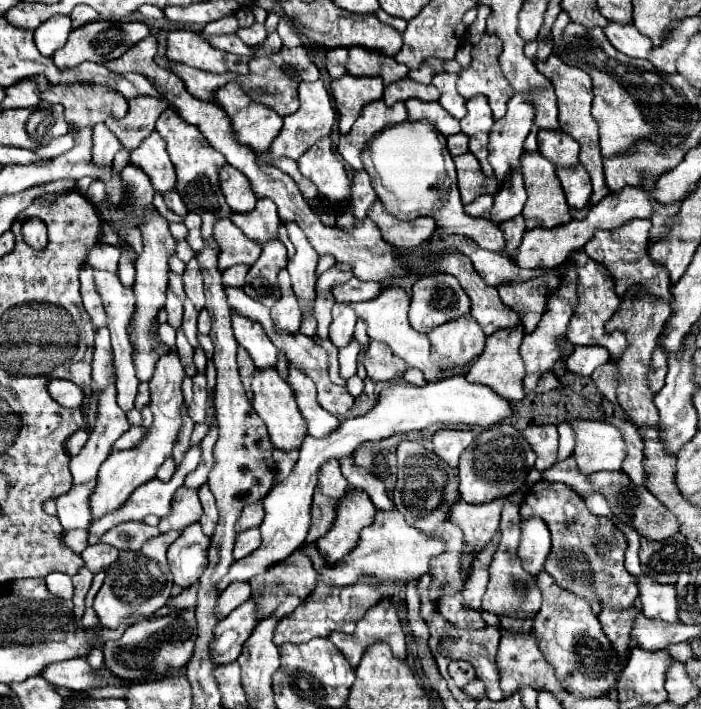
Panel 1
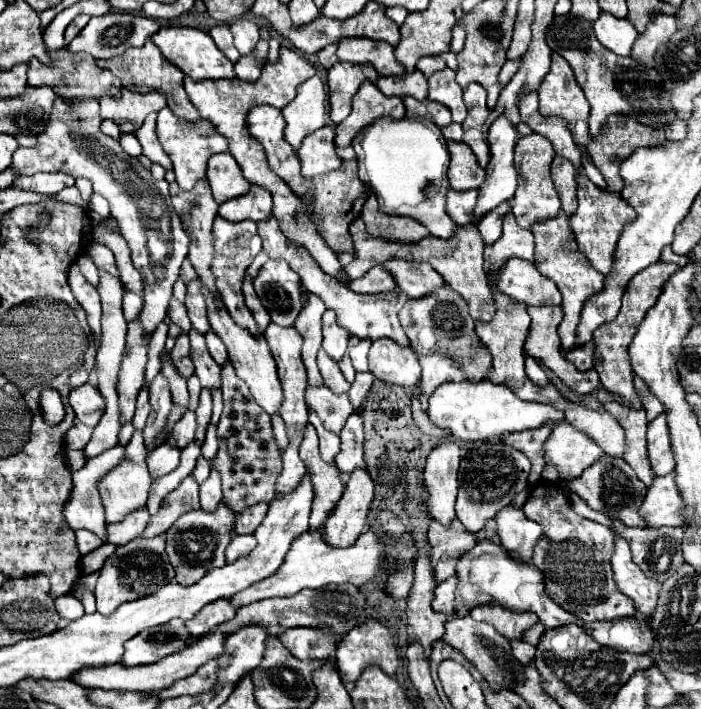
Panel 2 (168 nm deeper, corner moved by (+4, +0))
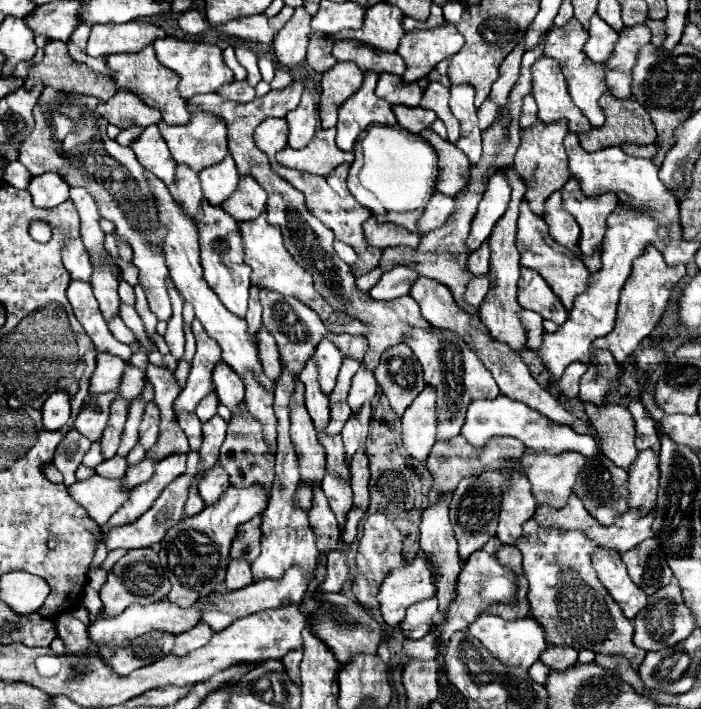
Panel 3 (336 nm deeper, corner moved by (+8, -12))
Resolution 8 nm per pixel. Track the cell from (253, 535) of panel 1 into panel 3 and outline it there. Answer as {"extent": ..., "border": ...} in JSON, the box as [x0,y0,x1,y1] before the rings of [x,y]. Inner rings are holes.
{"extent":[225,558,253,590],"border":[[[239,558],[239,560],[231,560],[229,566],[227,566],[227,578],[225,578],[225,586],[227,588],[233,588],[233,590],[239,590],[243,586],[249,586],[253,582],[253,576],[251,576],[251,568],[249,568],[249,562]]]}

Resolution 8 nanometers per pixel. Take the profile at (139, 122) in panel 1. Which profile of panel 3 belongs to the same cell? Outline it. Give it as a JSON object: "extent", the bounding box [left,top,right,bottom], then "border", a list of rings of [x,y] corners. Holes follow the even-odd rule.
{"extent":[97,90,161,130],"border":[[[117,90],[117,94],[109,102],[99,102],[97,112],[101,112],[101,116],[109,124],[121,130],[127,130],[131,126],[147,128],[161,122],[161,112],[149,108],[147,104],[141,104],[141,100],[127,90]]]}

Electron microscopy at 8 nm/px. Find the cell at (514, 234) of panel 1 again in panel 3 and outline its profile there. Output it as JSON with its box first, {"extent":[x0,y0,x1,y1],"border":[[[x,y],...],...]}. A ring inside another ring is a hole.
{"extent":[465,274,489,308],"border":[[[485,274],[485,276],[473,276],[471,282],[469,282],[469,286],[467,286],[465,300],[467,300],[471,306],[479,308],[479,304],[481,304],[481,300],[483,300],[483,296],[487,294],[487,290],[489,290],[489,274]]]}

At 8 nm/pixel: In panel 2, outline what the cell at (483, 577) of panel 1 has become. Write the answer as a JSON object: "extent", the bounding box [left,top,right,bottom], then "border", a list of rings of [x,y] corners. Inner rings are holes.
{"extent":[431,578,457,616],"border":[[[447,578],[445,582],[441,582],[437,588],[435,588],[435,598],[431,602],[431,608],[435,612],[443,612],[447,616],[451,616],[455,612],[455,598],[457,598],[457,578]]]}

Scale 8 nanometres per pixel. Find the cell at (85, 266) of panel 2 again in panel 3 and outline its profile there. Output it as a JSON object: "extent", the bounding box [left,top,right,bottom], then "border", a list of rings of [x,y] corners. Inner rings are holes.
{"extent":[63,238,93,280],"border":[[[81,238],[67,240],[67,246],[63,250],[63,266],[71,274],[73,280],[91,280],[93,266],[89,262],[89,254],[85,252],[85,246],[81,244]]]}

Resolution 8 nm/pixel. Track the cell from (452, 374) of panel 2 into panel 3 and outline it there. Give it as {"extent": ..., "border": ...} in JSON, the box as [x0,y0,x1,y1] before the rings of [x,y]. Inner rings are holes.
{"extent":[403,384,437,460],"border":[[[429,384],[403,414],[403,444],[417,460],[427,460],[437,434],[437,392]]]}

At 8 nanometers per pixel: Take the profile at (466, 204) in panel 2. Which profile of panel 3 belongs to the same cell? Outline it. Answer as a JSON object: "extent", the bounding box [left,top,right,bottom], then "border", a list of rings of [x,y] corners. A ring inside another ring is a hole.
{"extent":[419,192,455,234],"border":[[[435,192],[431,202],[427,204],[423,216],[421,216],[421,224],[419,224],[419,232],[427,234],[435,228],[441,228],[449,216],[455,212],[455,198],[445,196],[441,192]]]}

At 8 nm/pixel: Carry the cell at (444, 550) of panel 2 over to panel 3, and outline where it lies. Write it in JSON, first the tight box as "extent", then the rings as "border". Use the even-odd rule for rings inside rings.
{"extent":[379,552,435,626],"border":[[[419,552],[407,568],[393,570],[379,590],[379,604],[381,616],[389,626],[399,624],[405,618],[409,606],[433,598],[435,596],[435,582],[433,582],[433,564],[429,556]]]}

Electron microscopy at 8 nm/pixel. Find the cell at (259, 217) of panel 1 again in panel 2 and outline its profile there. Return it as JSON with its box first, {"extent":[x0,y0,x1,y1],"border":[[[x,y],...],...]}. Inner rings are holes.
{"extent":[219,186,271,222],"border":[[[251,186],[247,194],[237,196],[235,200],[227,200],[225,204],[219,204],[219,214],[229,222],[241,222],[241,220],[265,220],[271,216],[271,194],[269,190],[261,186]]]}

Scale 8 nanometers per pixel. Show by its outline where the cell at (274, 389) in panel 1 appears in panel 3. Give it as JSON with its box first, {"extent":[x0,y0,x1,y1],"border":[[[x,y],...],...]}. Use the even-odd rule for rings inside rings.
{"extent":[145,172,273,392],"border":[[[145,172],[147,180],[149,180],[149,188],[157,198],[157,208],[159,208],[159,220],[161,224],[169,226],[165,244],[163,244],[163,252],[165,252],[165,260],[167,260],[167,268],[169,268],[169,276],[175,284],[175,288],[181,292],[181,296],[185,300],[189,300],[195,308],[195,318],[203,324],[205,332],[217,340],[219,348],[221,348],[221,360],[233,368],[241,378],[245,376],[245,372],[253,372],[255,380],[267,390],[273,392],[273,382],[265,376],[261,362],[257,360],[257,348],[255,344],[249,340],[247,334],[247,322],[243,318],[233,316],[229,310],[225,310],[225,306],[221,304],[221,300],[217,300],[217,294],[205,284],[203,280],[203,270],[201,270],[201,262],[199,262],[199,242],[197,242],[197,228],[193,226],[193,222],[181,212],[181,208],[175,204],[173,196],[169,194],[167,186],[157,180],[151,172]]]}

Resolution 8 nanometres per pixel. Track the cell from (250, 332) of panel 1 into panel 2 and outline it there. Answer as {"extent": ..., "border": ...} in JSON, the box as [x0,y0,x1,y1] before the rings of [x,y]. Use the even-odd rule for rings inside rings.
{"extent":[211,216,263,338],"border":[[[217,216],[215,224],[213,224],[213,262],[211,262],[211,272],[215,276],[215,286],[223,298],[223,304],[227,306],[231,318],[243,326],[249,328],[249,332],[253,332],[257,338],[263,338],[261,332],[257,332],[257,324],[253,320],[251,310],[245,304],[243,298],[243,280],[245,280],[245,270],[249,268],[249,264],[253,262],[253,258],[261,252],[261,238],[257,236],[257,226],[253,220],[243,220],[243,222],[229,222],[221,216]]]}

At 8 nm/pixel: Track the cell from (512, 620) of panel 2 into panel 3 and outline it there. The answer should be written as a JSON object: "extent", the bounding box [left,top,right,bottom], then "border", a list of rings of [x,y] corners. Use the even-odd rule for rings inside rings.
{"extent":[469,614,547,668],"border":[[[481,614],[471,626],[469,632],[481,640],[481,644],[485,648],[489,648],[489,652],[493,656],[497,656],[503,664],[507,666],[519,666],[519,668],[529,668],[533,662],[537,662],[541,650],[547,646],[545,644],[545,632],[543,628],[537,624],[537,620],[533,620],[531,616],[527,618],[519,618],[519,620],[503,620],[499,616],[493,614]]]}

